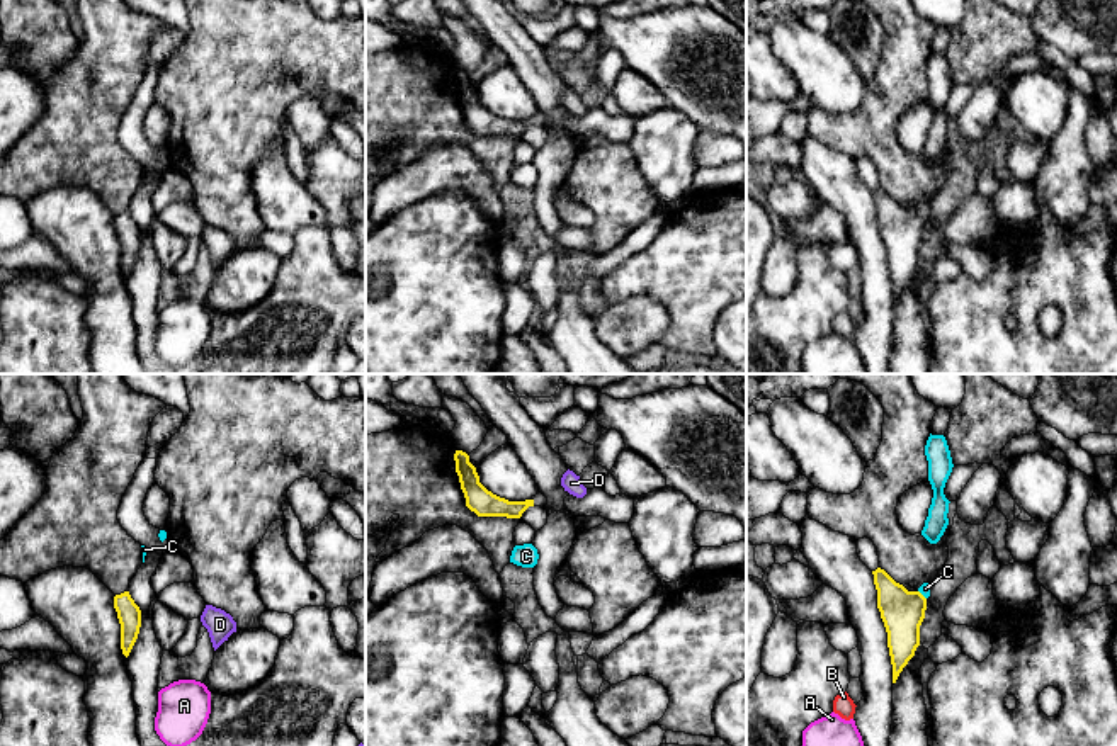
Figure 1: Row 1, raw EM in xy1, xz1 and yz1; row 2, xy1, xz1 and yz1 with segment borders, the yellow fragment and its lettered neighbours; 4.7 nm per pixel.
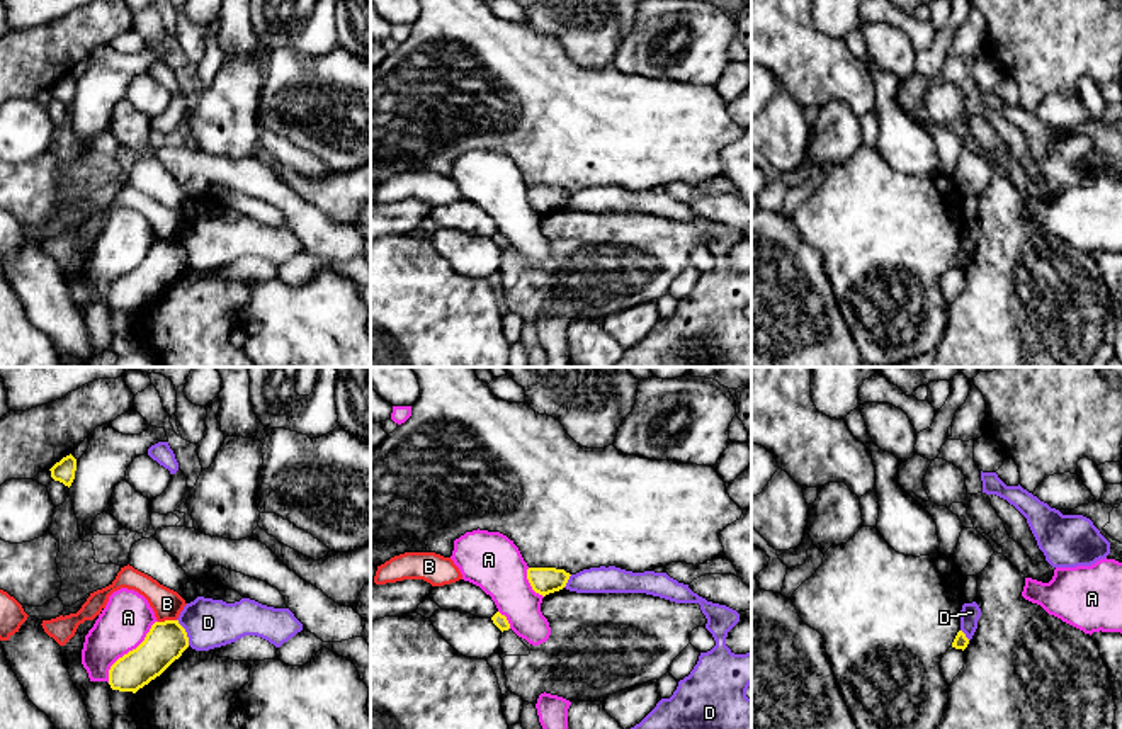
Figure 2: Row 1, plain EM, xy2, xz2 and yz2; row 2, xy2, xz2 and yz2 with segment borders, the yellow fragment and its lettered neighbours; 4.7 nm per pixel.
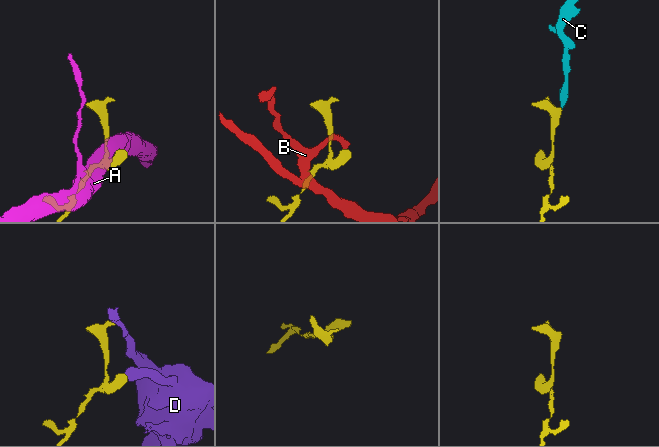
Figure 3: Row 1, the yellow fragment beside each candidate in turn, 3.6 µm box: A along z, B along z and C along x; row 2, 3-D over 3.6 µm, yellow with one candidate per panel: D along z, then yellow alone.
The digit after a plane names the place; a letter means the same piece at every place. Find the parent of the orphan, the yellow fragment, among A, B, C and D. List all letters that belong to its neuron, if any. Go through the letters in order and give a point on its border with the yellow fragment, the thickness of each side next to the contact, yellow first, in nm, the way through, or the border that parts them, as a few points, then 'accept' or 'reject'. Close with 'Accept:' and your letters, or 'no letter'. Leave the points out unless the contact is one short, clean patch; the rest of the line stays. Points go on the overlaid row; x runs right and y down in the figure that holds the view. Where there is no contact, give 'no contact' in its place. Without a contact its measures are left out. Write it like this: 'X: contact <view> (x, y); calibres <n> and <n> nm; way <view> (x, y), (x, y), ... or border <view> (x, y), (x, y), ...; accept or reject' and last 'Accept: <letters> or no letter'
A: contact xy2 (130, 651); calibres 190 and 240 nm; reject
B: contact xy2 (167, 621); calibres 190 and 140 nm; border xy2 (175, 619), (158, 622); reject
C: contact yz1 (922, 595); calibres 200 and 50 nm; way yz1 (901, 610), (922, 595), (925, 588); accept
D: contact xy2 (186, 632); calibres 190 and 220 nm; border xy2 (177, 619), (189, 644); reject
Accept: C

